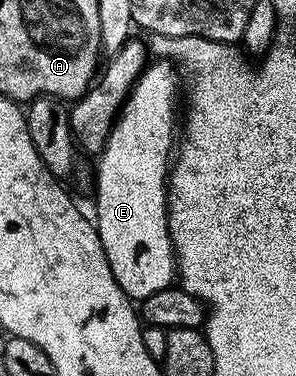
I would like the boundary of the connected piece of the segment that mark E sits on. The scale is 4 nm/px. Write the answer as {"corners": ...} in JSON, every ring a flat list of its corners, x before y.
{"corners":[[150,63,134,82,133,89,113,121,113,129,105,140,105,149,96,157,95,227,107,254,111,274,115,274,115,282,119,282,126,296,134,302,146,300,151,294,170,287,177,274,177,258,173,255,169,233,169,170,175,152,175,137,179,132,179,72,172,63,160,63]]}

